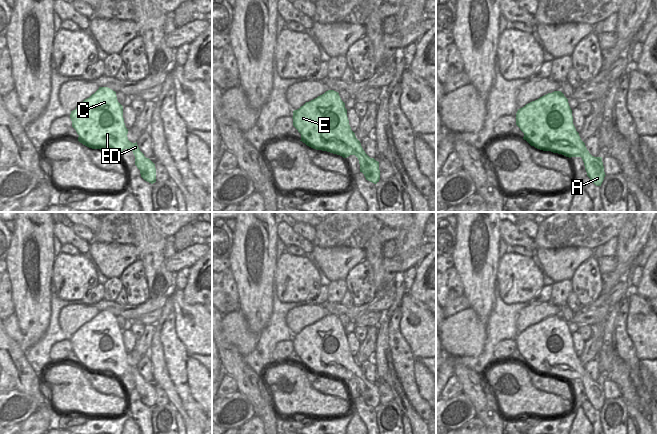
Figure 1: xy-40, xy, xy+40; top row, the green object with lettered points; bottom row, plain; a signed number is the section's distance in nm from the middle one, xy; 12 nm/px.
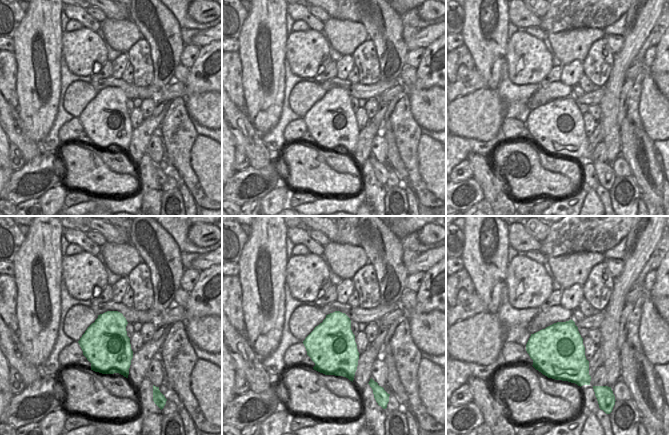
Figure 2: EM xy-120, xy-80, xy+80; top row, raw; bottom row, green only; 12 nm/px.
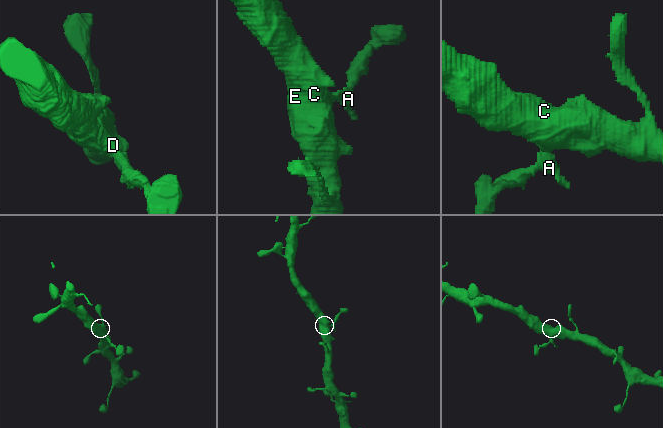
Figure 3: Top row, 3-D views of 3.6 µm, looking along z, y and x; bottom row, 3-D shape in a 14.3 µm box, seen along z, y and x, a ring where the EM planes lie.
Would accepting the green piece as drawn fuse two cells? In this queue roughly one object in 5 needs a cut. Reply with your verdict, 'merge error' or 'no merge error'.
no merge error

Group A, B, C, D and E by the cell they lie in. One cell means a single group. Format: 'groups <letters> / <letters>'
groups A B C D E

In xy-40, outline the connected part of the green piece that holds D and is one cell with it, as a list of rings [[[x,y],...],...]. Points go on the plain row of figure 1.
[[[99,311],[94,318],[71,335],[70,342],[80,367],[119,381],[124,373],[131,373],[141,401],[151,408],[156,406],[155,388],[144,380],[137,366],[132,367],[128,364],[123,330],[118,326],[115,315],[108,311]]]

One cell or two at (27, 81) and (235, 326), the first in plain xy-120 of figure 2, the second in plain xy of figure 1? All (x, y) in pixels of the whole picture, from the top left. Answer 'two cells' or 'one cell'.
two cells

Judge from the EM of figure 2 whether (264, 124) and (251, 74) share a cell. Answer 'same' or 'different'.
same

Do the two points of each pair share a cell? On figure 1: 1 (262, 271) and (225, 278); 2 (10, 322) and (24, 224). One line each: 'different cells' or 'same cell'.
1: different cells
2: different cells

